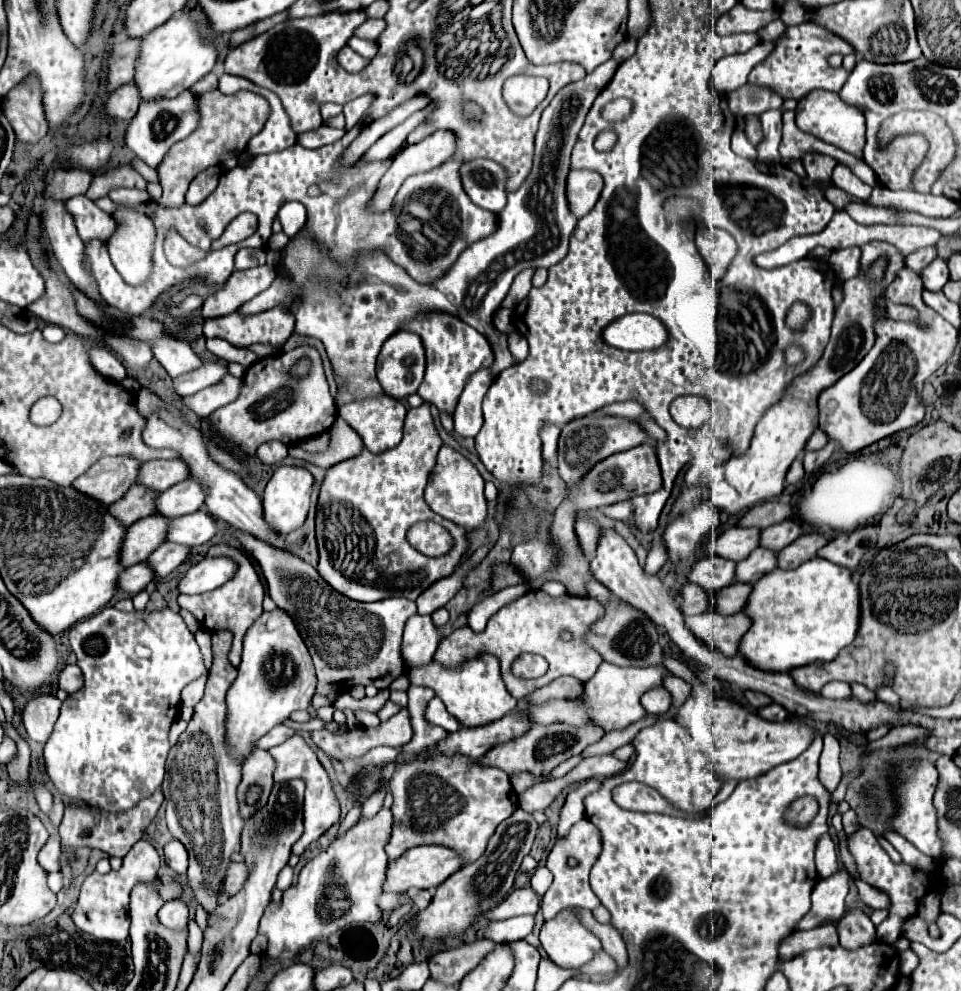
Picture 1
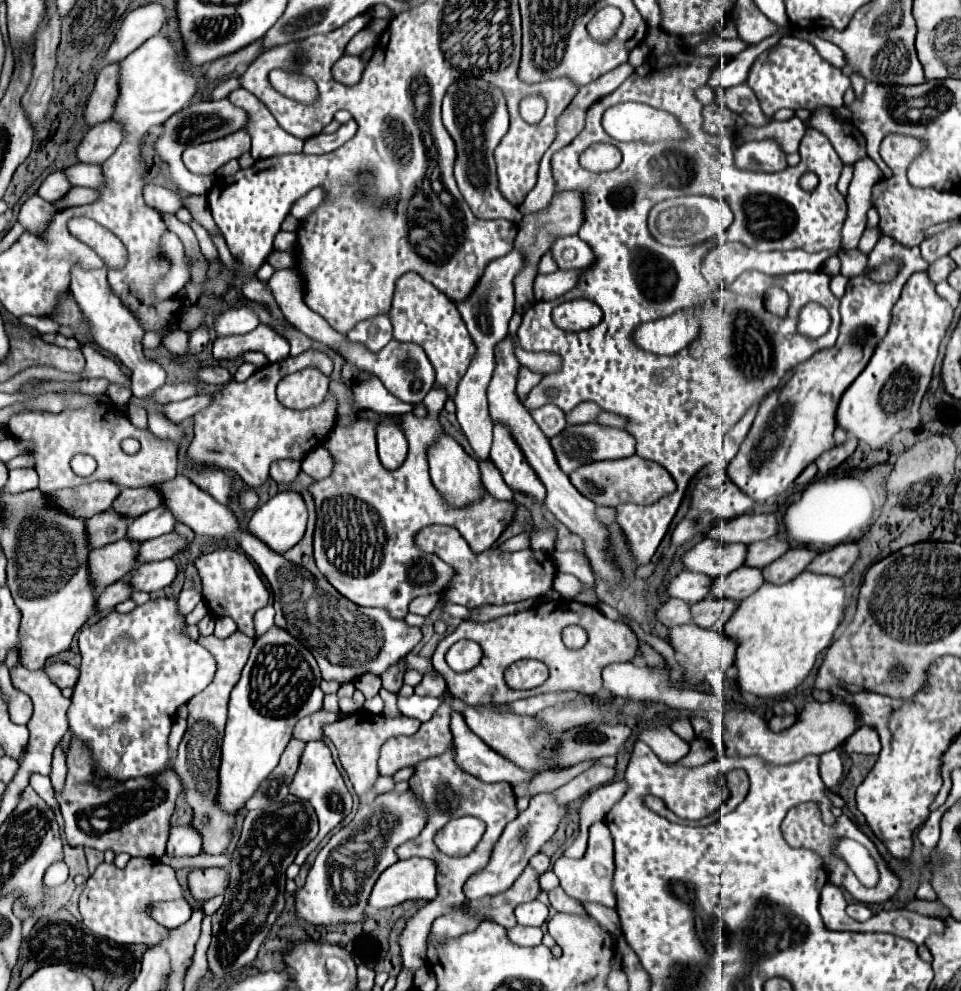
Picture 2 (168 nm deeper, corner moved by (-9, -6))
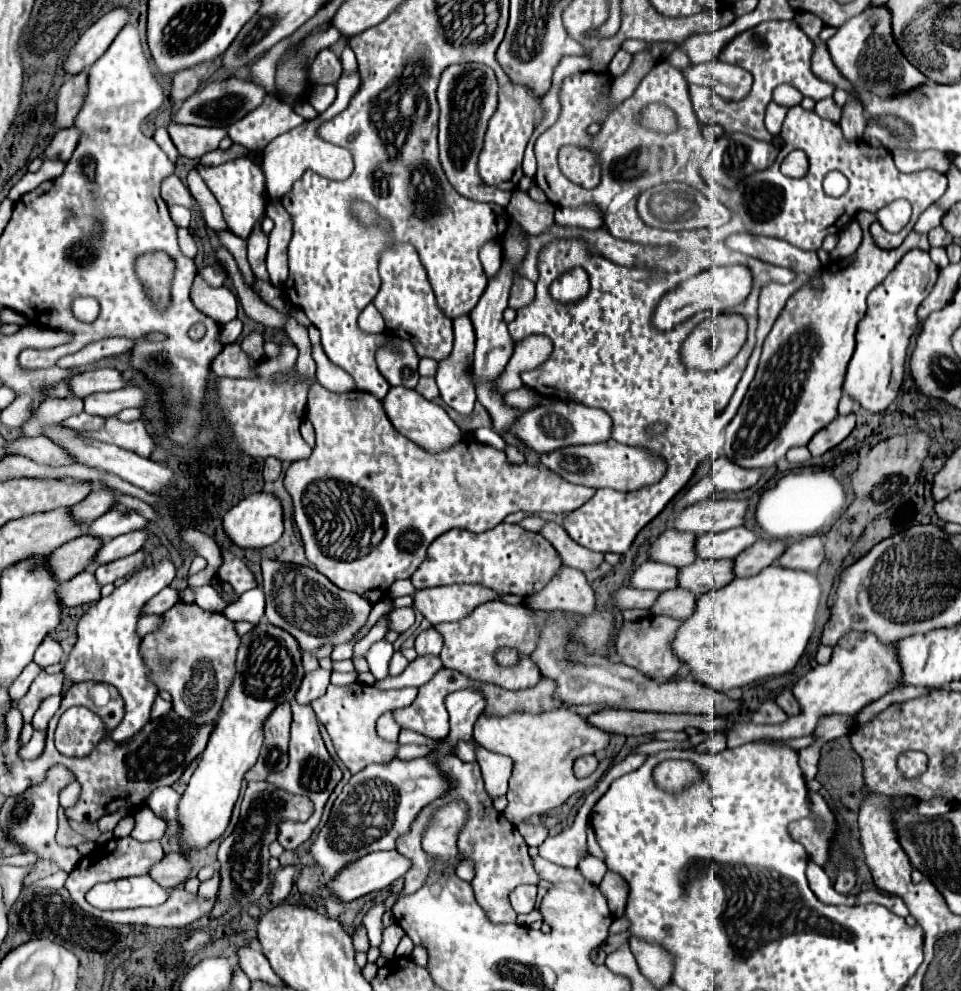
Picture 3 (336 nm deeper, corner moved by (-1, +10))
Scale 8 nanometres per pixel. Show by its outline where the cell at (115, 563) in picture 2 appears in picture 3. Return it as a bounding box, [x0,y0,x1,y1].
[48,536,100,582]

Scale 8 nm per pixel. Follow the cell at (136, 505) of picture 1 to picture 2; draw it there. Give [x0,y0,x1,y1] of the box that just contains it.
[86,508,130,548]

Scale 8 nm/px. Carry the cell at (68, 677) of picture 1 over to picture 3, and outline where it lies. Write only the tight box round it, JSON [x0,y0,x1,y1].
[34,636,62,668]

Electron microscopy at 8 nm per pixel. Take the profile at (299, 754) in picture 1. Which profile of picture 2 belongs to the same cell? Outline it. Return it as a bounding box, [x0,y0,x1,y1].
[290,740,352,864]

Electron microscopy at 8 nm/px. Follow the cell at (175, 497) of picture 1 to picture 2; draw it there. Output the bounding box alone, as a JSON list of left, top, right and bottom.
[128,506,178,542]

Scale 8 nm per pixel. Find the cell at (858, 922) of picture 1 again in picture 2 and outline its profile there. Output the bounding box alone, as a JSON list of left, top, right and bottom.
[848,902,874,920]

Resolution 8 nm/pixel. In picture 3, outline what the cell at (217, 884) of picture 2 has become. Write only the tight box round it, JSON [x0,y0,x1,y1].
[148,852,190,890]

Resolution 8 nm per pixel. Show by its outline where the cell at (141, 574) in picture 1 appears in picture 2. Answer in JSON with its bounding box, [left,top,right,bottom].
[96,580,134,610]

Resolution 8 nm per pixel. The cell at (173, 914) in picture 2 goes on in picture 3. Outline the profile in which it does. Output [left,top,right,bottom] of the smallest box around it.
[86,876,168,910]

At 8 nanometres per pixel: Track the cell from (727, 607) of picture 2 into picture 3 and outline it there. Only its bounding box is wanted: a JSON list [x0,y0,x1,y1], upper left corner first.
[650,588,696,620]

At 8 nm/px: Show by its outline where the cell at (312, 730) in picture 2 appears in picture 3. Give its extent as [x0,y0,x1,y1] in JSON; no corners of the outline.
[296,668,330,704]

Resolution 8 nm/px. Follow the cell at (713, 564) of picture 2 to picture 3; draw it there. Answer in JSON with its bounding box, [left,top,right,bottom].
[648,530,696,568]

